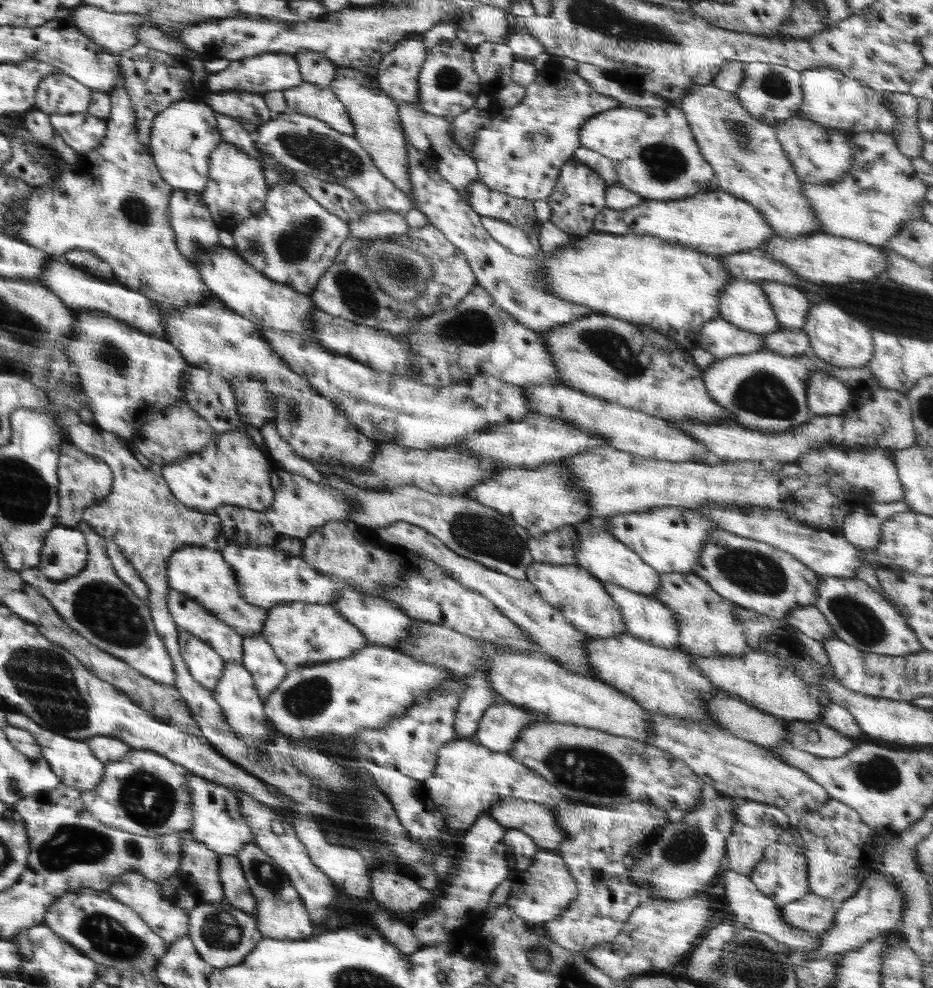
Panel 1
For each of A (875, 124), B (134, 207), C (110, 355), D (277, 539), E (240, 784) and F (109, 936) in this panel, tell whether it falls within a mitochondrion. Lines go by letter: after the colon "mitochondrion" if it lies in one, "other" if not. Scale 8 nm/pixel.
A: other
B: mitochondrion
C: mitochondrion
D: other
E: other
F: mitochondrion

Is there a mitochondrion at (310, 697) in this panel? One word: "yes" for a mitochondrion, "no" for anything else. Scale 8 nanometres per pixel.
yes

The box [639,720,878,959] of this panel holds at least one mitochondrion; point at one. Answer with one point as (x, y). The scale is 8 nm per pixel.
(686, 847)

